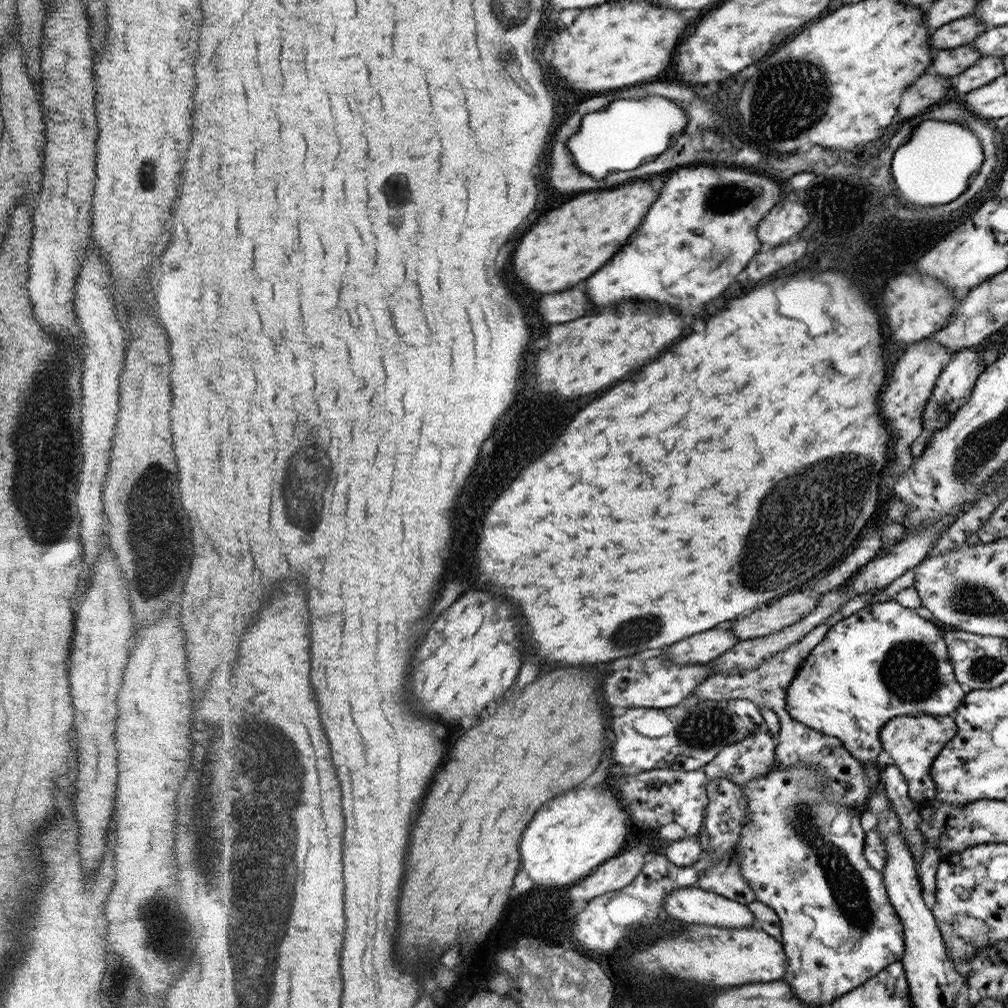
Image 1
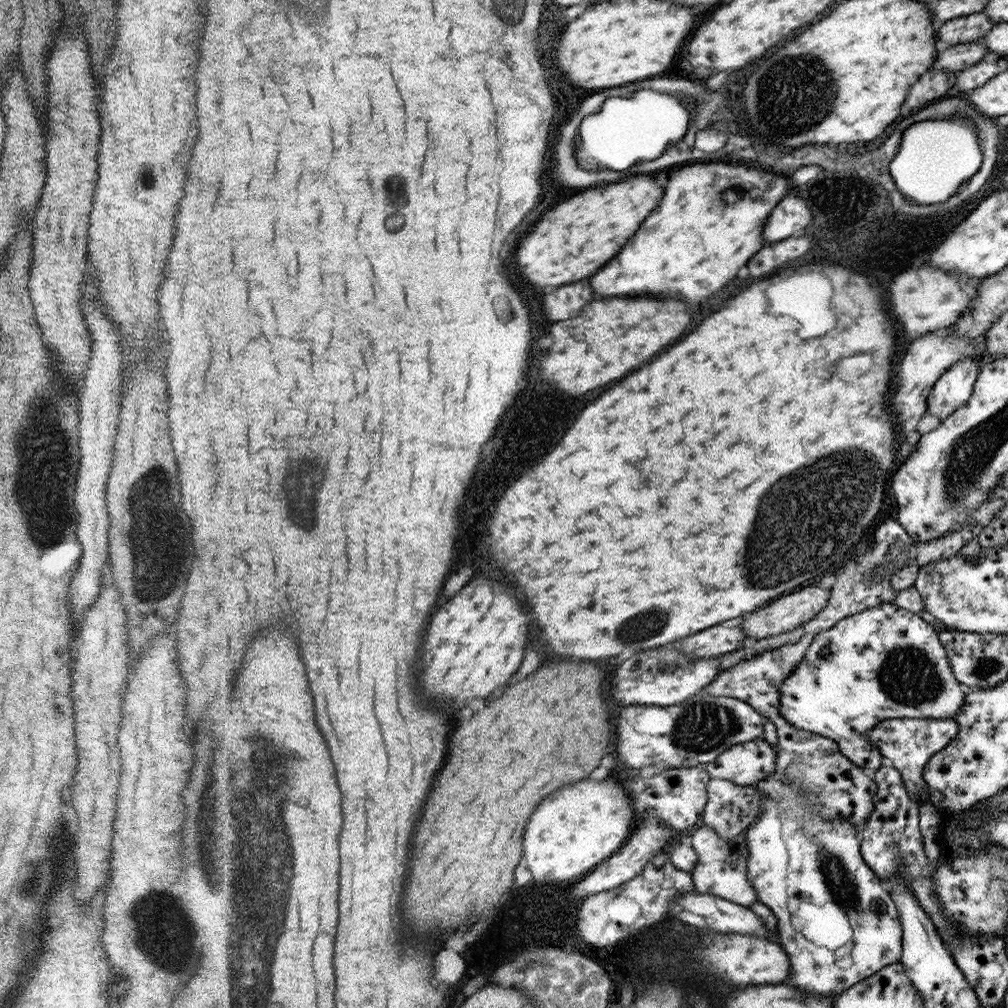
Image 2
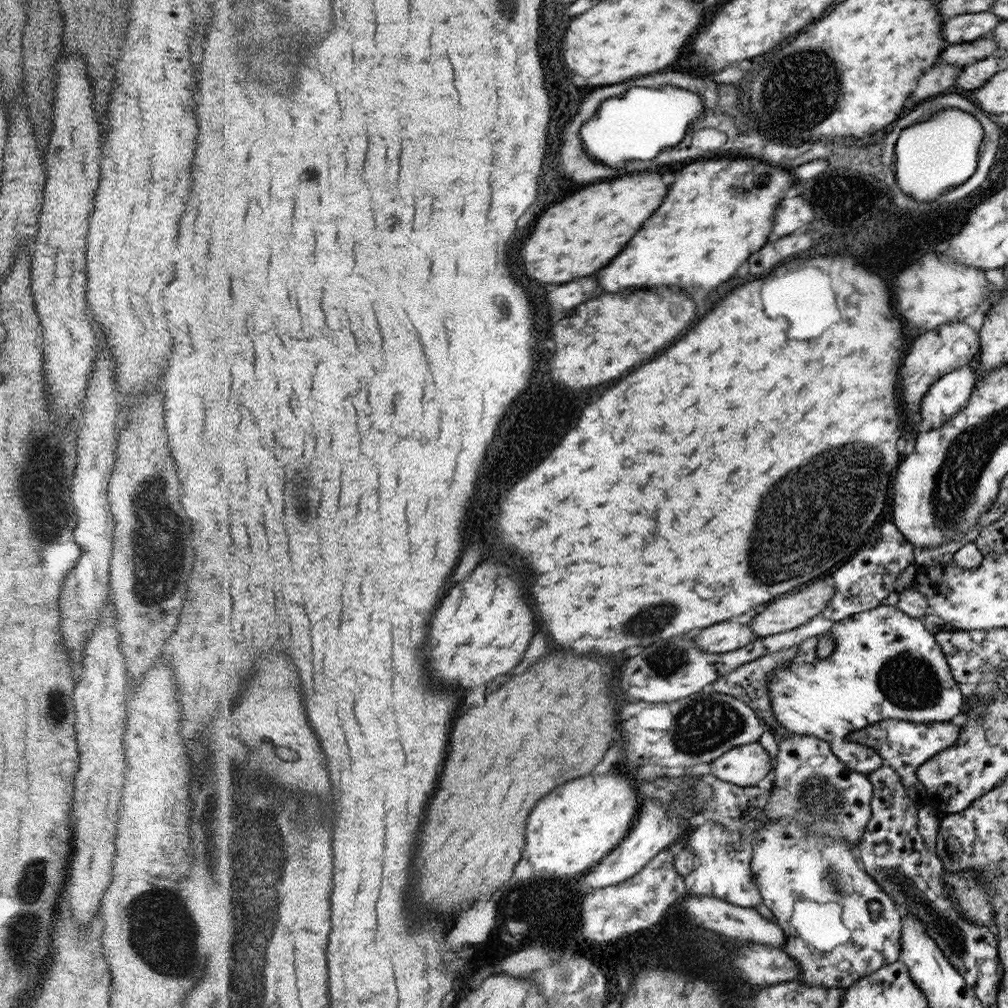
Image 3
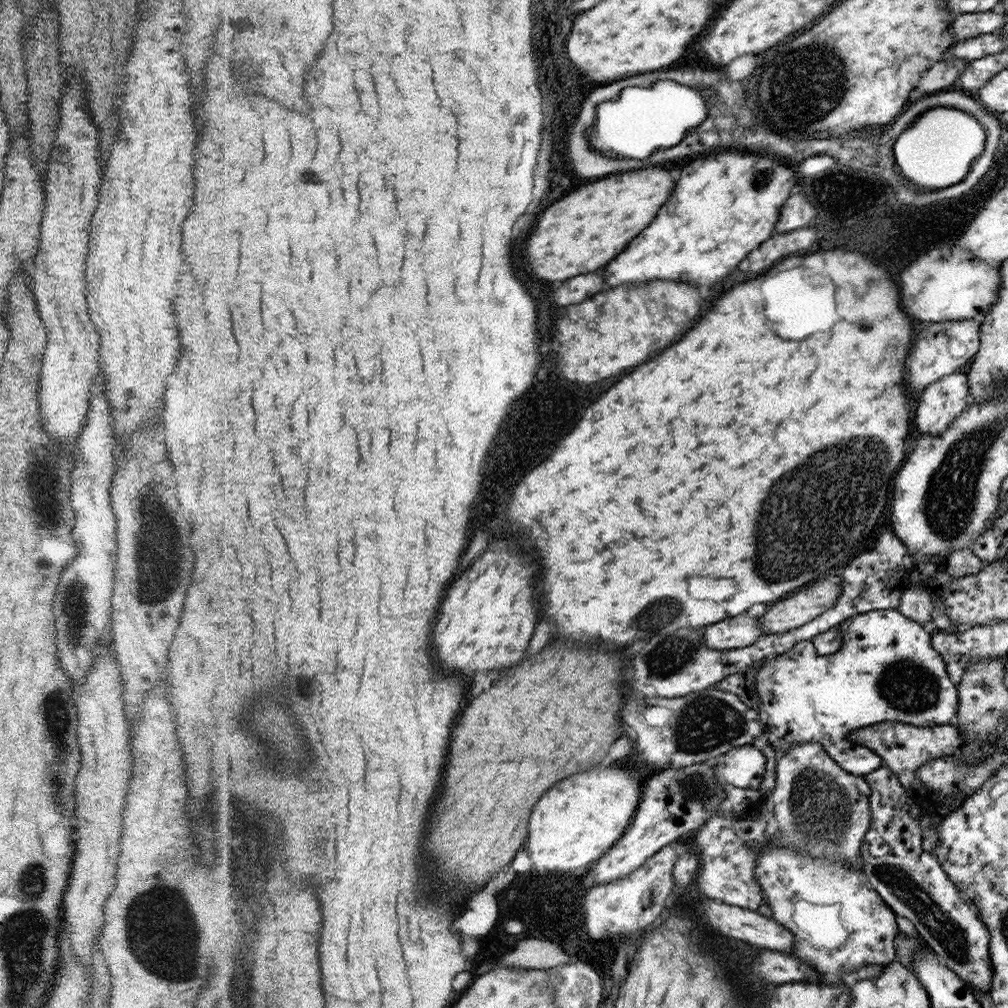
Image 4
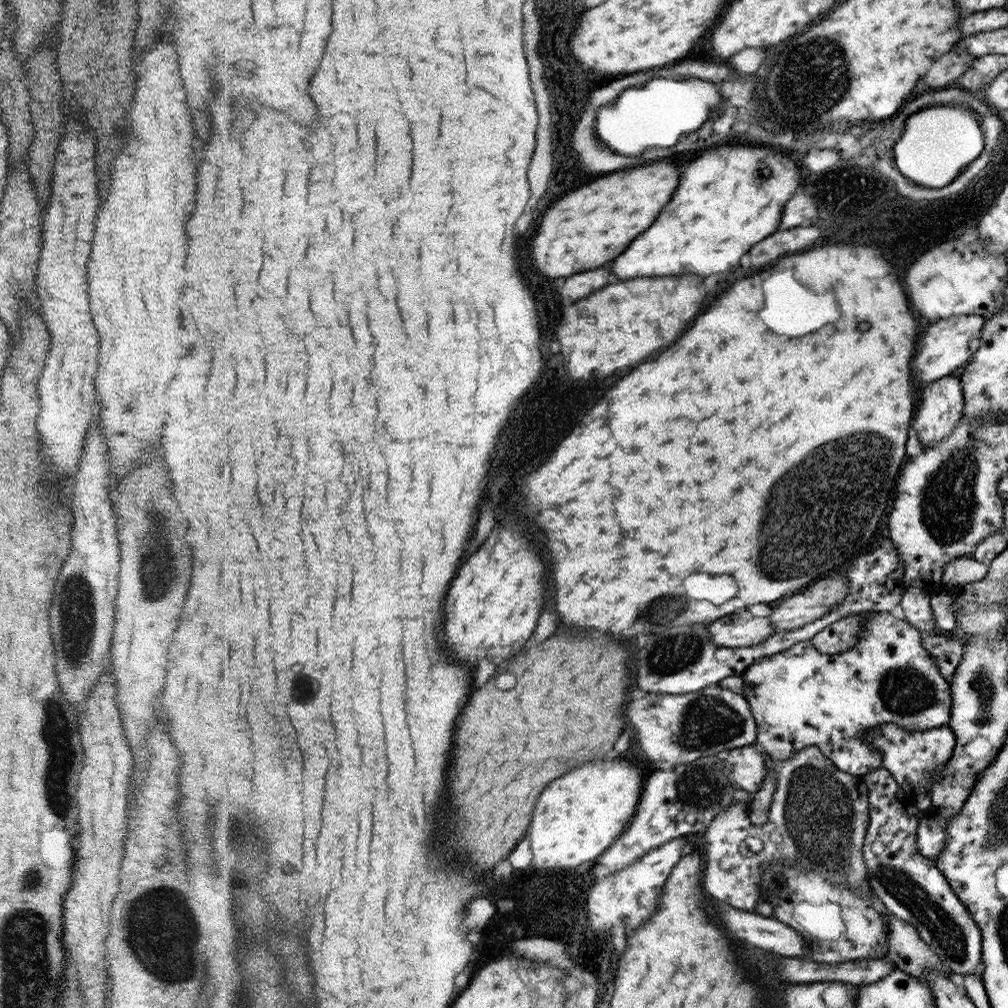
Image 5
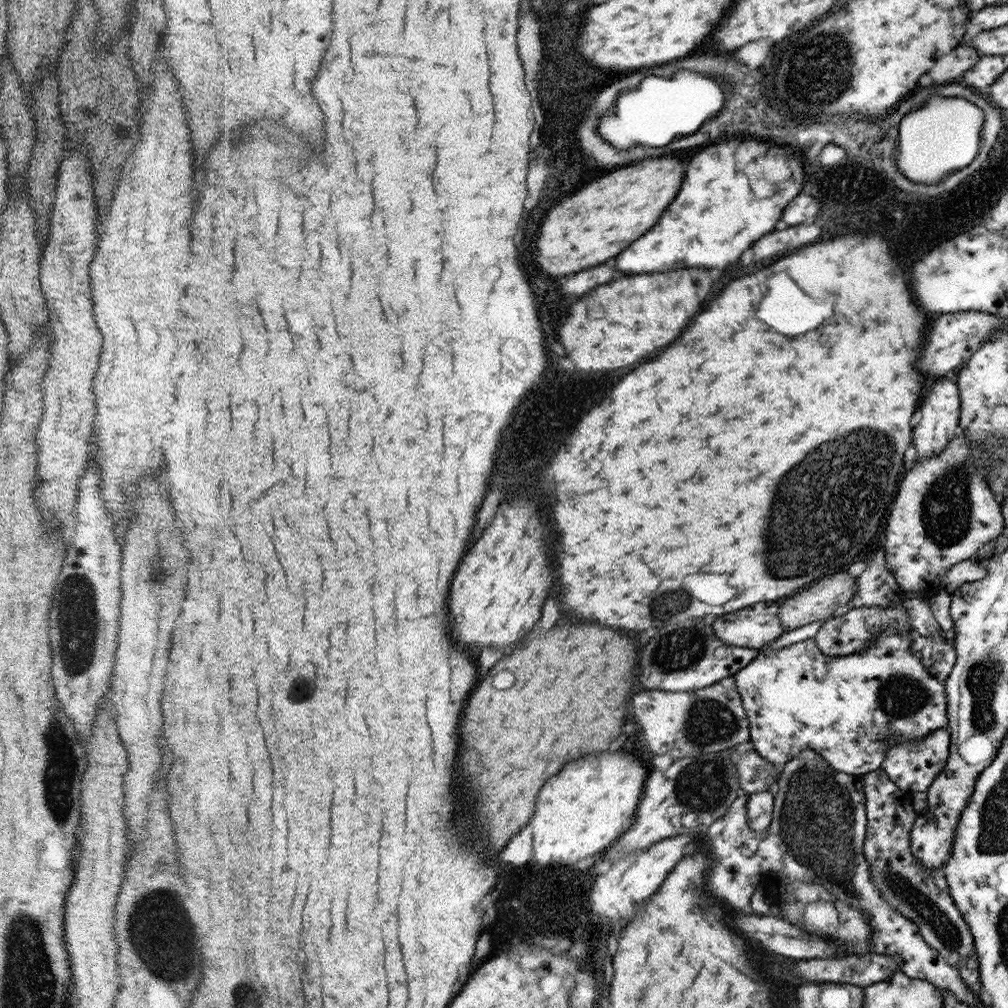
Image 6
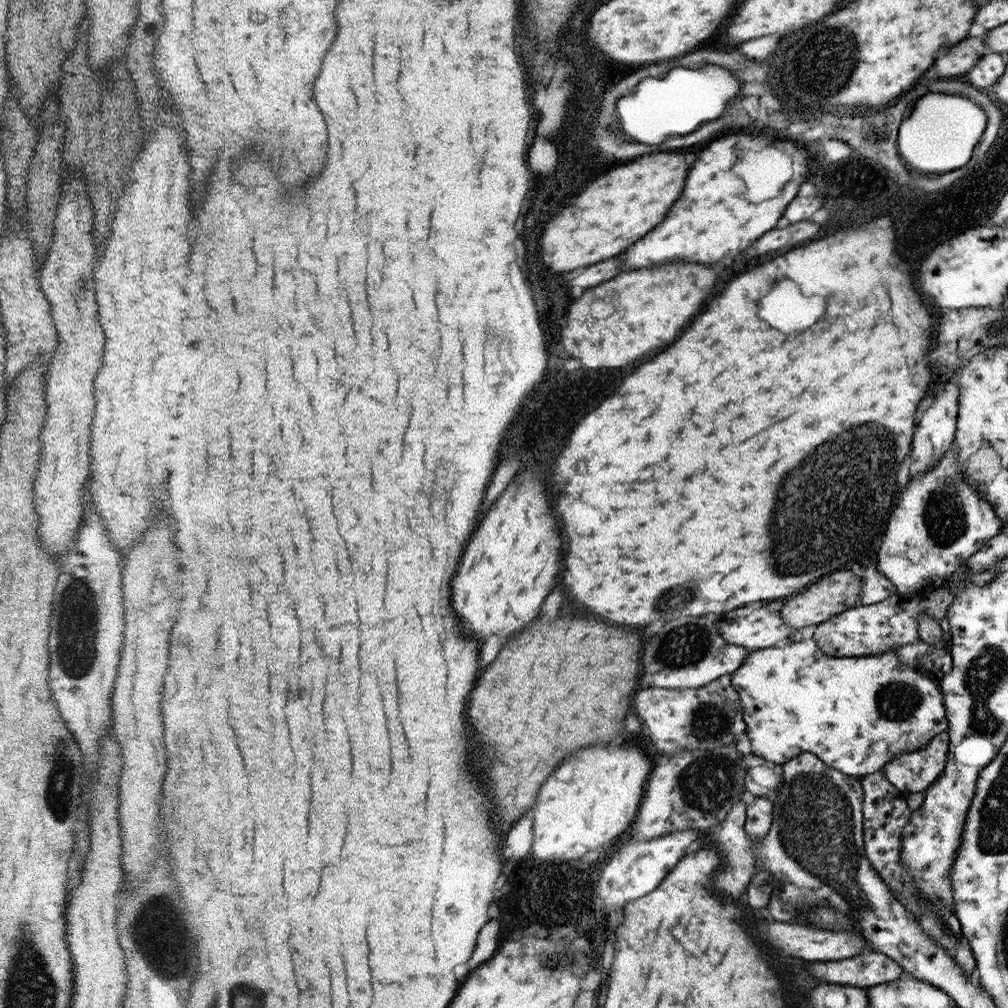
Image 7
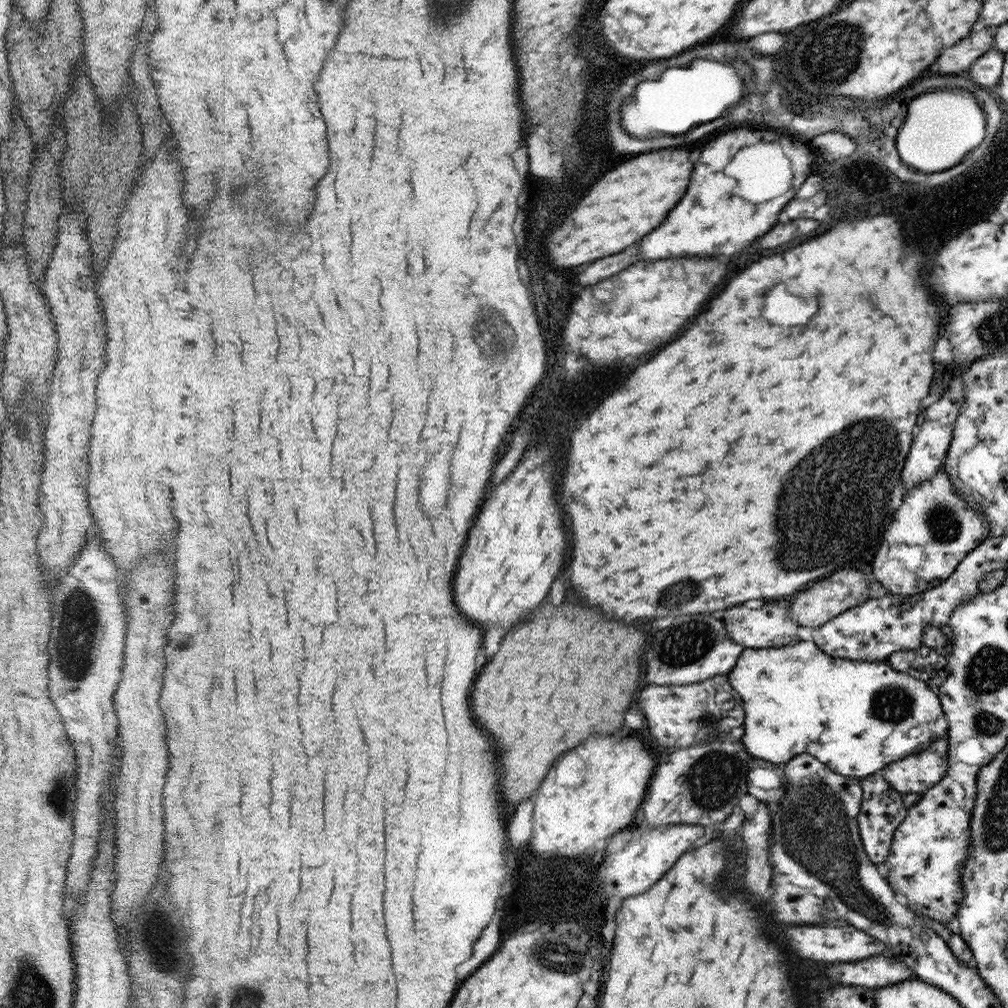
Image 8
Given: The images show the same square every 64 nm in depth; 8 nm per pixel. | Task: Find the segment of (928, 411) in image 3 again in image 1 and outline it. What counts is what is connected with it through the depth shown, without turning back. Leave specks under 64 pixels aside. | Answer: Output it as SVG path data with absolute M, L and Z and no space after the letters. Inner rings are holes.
M976 348L964 349L952 355L949 364L943 367L931 394L938 406L953 409L974 393L975 385L982 375L980 354Z

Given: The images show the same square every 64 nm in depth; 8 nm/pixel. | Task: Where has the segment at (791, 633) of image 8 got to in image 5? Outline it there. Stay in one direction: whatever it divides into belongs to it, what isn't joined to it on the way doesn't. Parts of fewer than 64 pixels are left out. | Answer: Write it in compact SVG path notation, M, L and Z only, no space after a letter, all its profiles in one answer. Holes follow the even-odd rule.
M747 609L726 614L709 625L708 636L718 648L744 648L764 643L776 630L768 617L756 617Z

